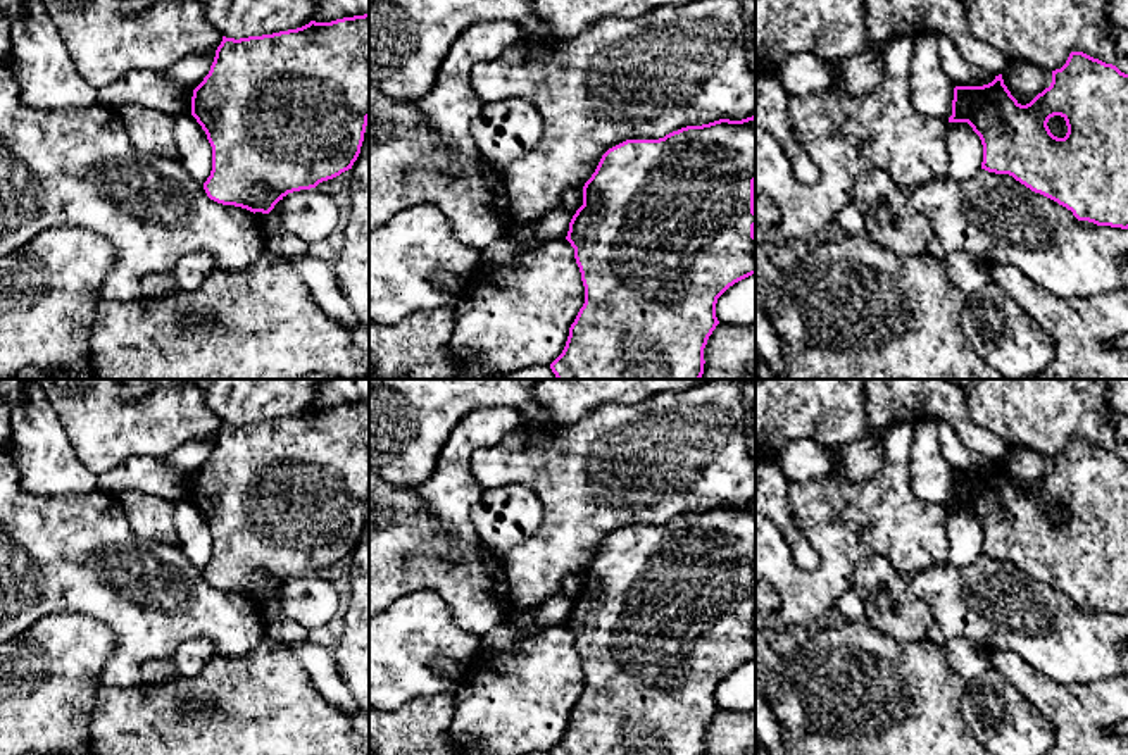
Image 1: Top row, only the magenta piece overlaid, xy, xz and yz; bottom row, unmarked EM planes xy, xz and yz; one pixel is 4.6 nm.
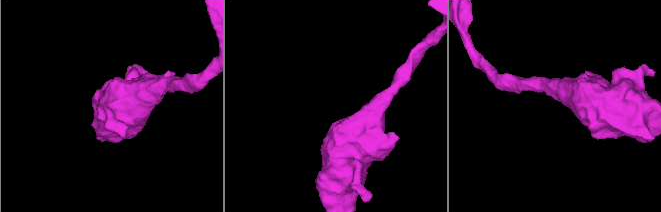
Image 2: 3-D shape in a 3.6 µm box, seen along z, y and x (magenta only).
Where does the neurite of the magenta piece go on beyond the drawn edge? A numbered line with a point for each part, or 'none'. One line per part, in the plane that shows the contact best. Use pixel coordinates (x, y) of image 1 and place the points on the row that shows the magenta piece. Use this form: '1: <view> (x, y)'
none

